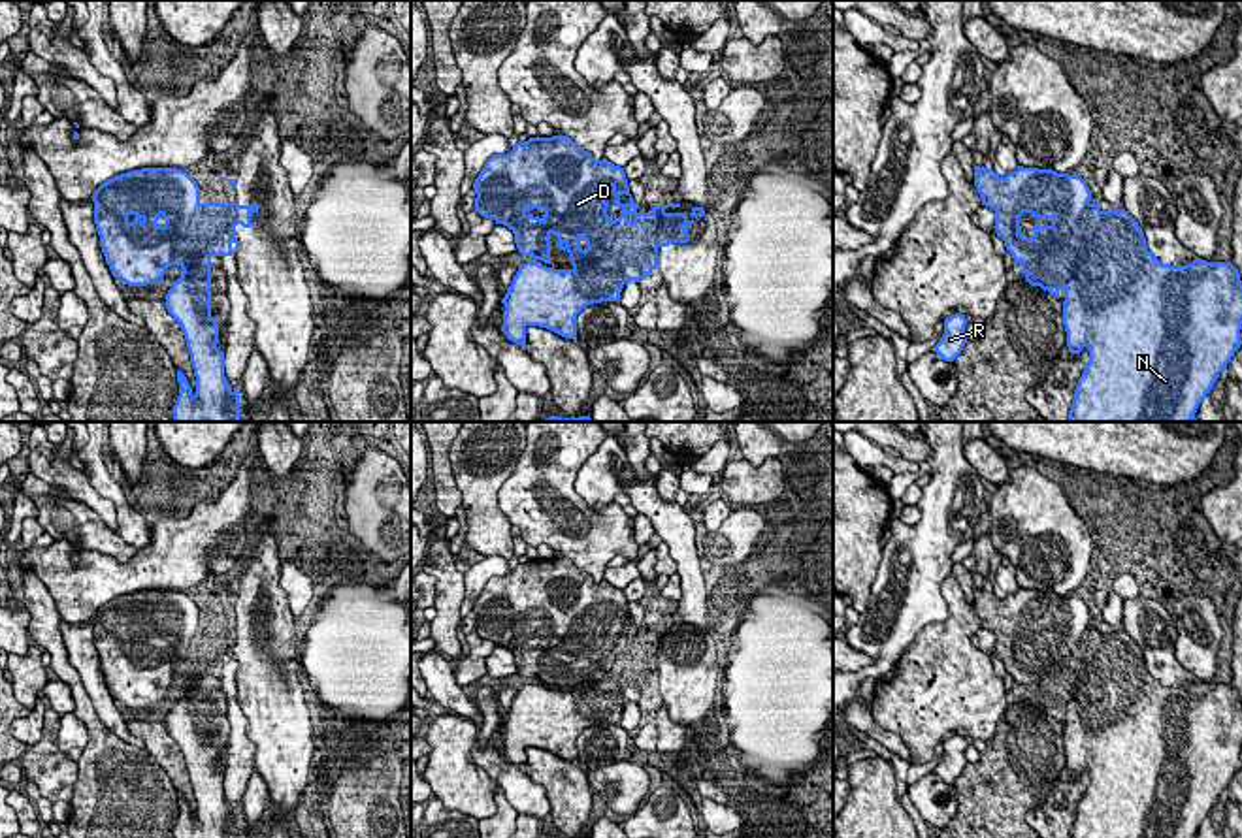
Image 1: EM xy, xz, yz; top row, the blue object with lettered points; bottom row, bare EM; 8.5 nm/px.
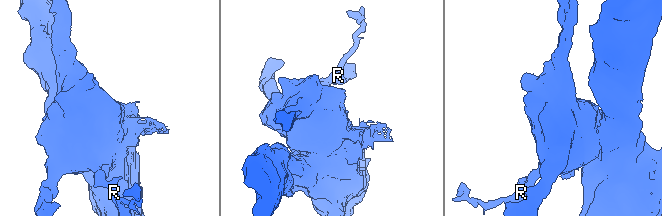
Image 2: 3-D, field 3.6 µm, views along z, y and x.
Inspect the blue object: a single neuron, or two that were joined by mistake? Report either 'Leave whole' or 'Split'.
Split

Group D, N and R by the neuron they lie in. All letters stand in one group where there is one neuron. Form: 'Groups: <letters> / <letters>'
Groups: D R / N

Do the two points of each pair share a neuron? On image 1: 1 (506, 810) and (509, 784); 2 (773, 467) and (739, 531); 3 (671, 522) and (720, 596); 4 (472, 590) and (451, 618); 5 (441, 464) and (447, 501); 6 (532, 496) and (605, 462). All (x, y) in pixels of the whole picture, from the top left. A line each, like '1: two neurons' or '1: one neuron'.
1: two neurons
2: two neurons
3: two neurons
4: two neurons
5: one neuron
6: two neurons

